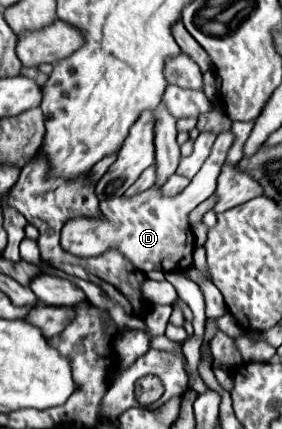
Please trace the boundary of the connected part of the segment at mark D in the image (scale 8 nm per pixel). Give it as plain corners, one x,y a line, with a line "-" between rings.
220,133
212,145
208,159
196,173
192,183
176,197
164,197
152,187
134,197
112,197
100,201
104,219
70,219
62,229
62,247
78,257
94,257
106,249
120,249
142,271
176,271
194,267
194,235
190,231
188,213
216,191
216,175
224,165
226,153
234,141
232,133

